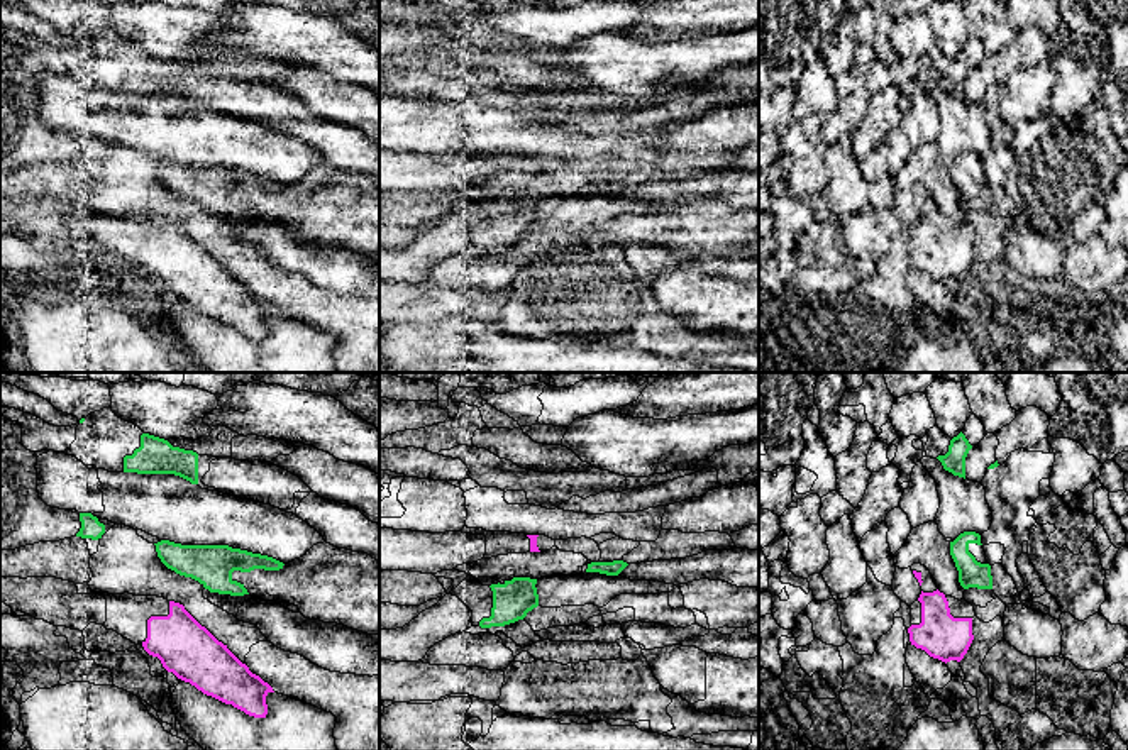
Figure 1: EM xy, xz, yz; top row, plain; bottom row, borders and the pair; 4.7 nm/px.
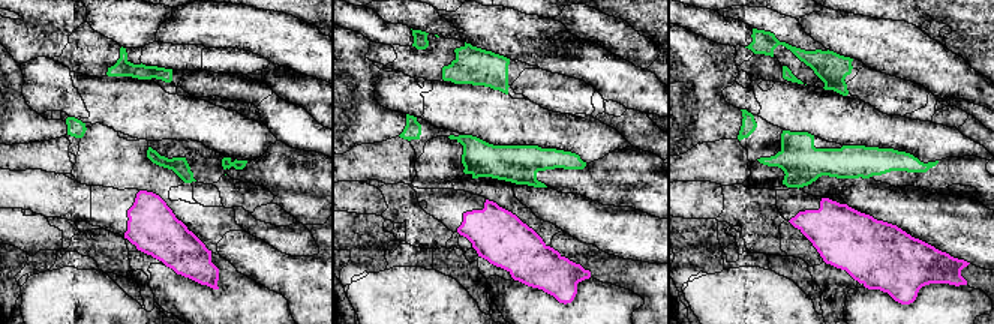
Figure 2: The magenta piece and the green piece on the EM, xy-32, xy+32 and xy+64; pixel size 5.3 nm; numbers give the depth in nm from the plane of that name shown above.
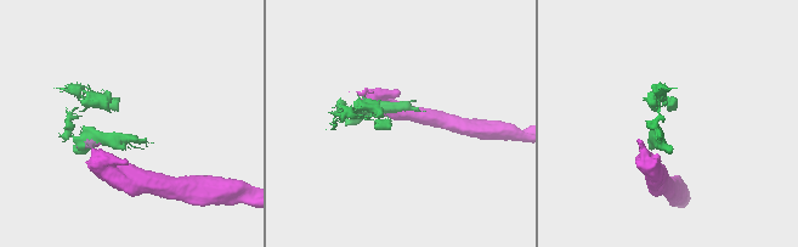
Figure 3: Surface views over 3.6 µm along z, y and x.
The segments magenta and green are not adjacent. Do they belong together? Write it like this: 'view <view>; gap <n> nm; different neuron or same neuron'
view yz; gap 90 nm; different neuron

